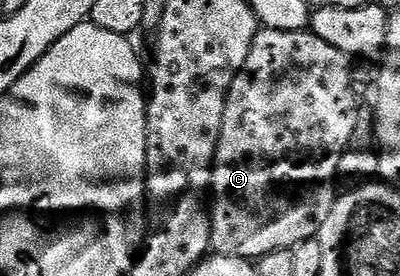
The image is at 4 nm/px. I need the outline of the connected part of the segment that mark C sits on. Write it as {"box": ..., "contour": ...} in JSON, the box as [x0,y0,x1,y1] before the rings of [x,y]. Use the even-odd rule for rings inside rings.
{"box":[208,28,359,259],"contour":[[[258,28],[251,43],[251,51],[247,51],[247,59],[227,91],[227,101],[223,107],[223,127],[219,131],[219,143],[213,160],[213,174],[209,184],[211,190],[211,204],[208,206],[211,227],[209,247],[216,256],[256,259],[271,251],[293,250],[299,243],[314,240],[321,232],[321,225],[327,219],[327,215],[331,215],[331,207],[339,196],[339,188],[337,189],[336,185],[339,181],[337,175],[339,159],[343,159],[343,155],[349,149],[351,135],[355,135],[359,102],[357,93],[353,90],[353,69],[349,64],[351,64],[349,54],[339,51],[339,47],[331,47],[331,43],[319,39],[311,31]]]}

